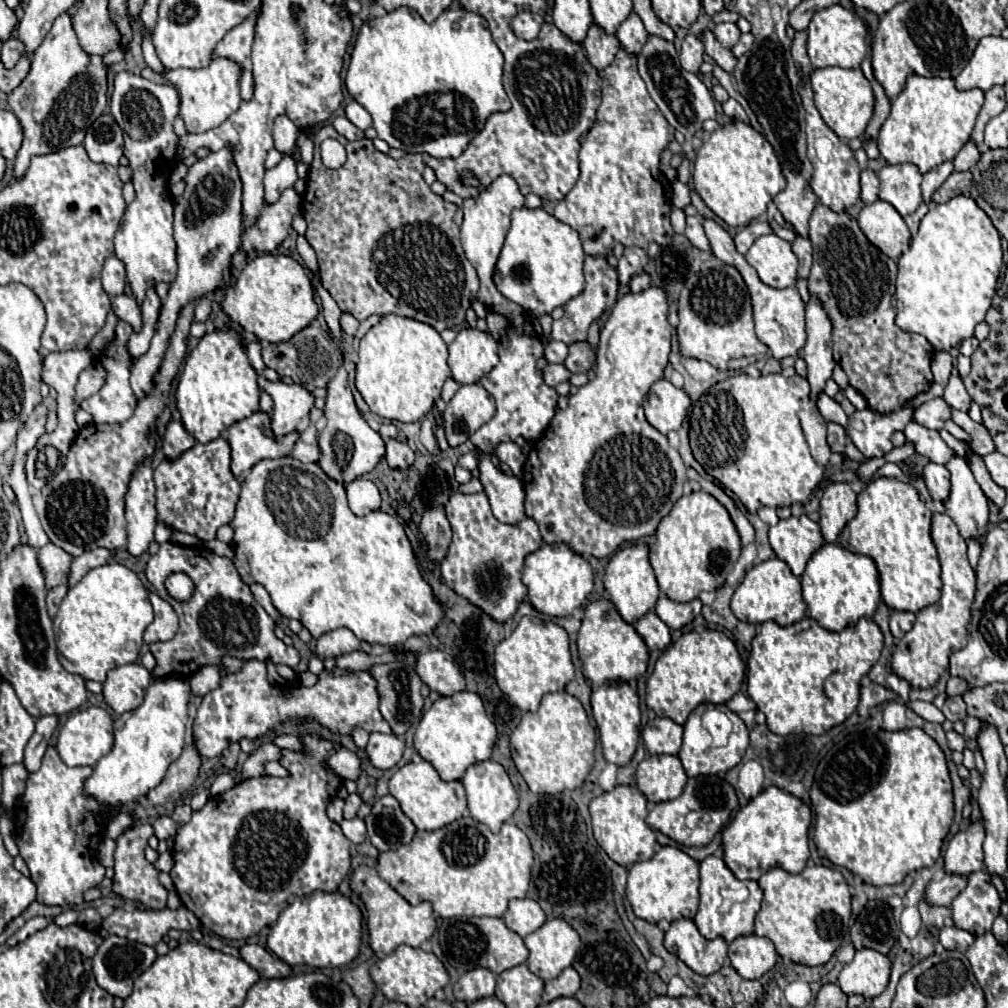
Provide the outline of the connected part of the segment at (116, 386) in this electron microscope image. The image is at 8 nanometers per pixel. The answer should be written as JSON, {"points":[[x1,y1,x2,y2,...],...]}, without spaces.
{"points":[[118,322,116,326,116,336,112,340,112,344,102,352,102,356,98,358,100,364,106,368,108,376,106,376,106,384,100,388,98,394,90,396,88,400,82,400,82,410,90,412,94,420,98,420,98,424,116,424,116,422,126,422,126,418,130,418,130,414,134,412,136,408,136,398,134,398,134,392,130,388,130,366,132,366,132,358,126,350,126,342,128,342,128,336,132,334,132,328,124,322]]}

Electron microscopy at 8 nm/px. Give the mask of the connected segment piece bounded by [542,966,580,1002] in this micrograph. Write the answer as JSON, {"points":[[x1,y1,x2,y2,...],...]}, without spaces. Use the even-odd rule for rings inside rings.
{"points":[[568,966,558,978,546,982,542,998,544,998,544,1002,550,1002,560,996,574,996,578,988,580,988,580,976,572,966]]}

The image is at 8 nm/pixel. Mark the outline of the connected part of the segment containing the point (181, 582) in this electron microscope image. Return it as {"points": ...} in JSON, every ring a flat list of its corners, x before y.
{"points":[[174,572,174,574,170,574,170,576,166,578,164,586,166,586,168,594,170,594,174,600,178,600,178,602,188,602,188,600,192,598,192,594,194,594,194,582,192,582,190,576,184,574,184,572]]}

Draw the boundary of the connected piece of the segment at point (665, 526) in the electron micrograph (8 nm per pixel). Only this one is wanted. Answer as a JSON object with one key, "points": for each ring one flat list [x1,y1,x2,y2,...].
{"points":[[706,492,682,496,672,512,658,524,656,540,650,544,650,564,660,590,674,602,690,602,704,590,718,590,726,582,740,556,740,536,728,510]]}

